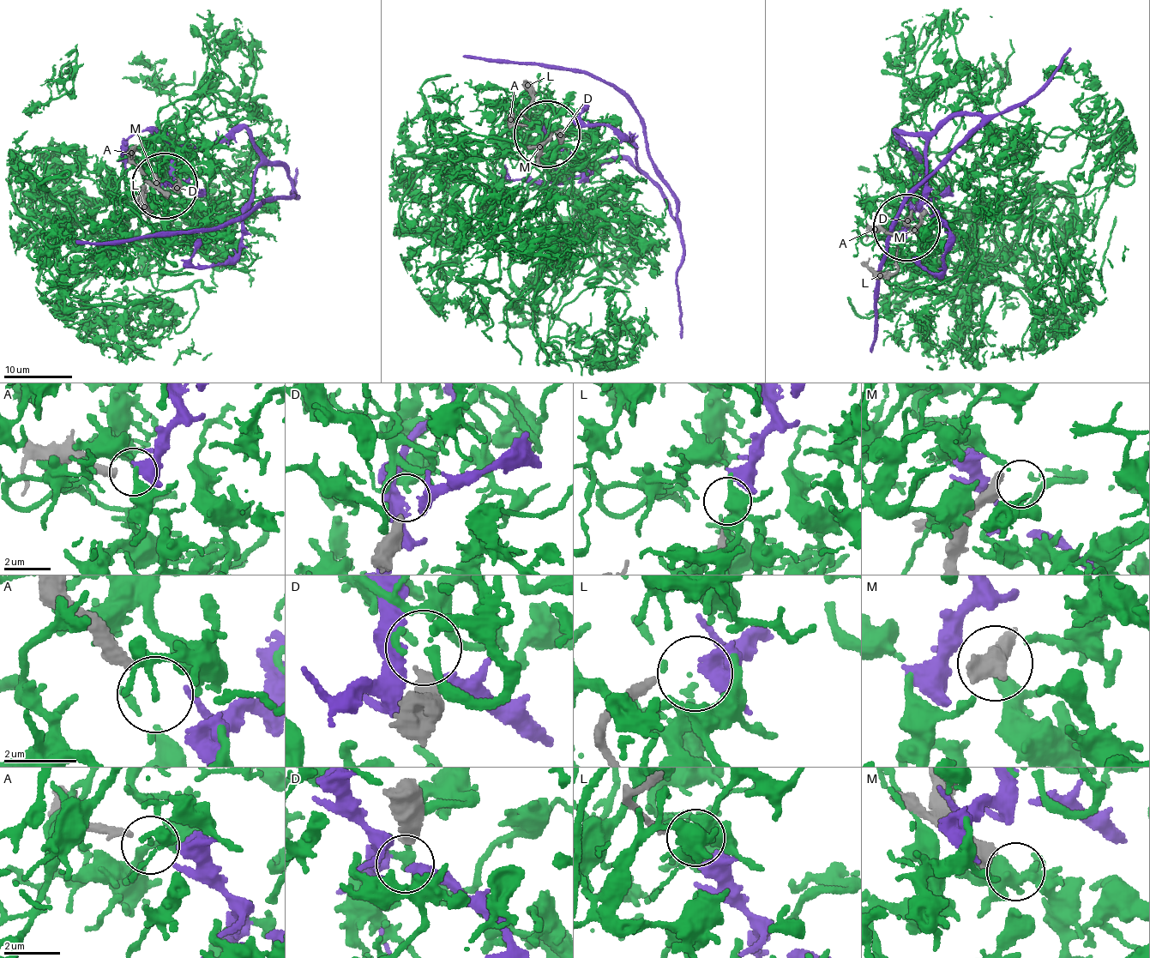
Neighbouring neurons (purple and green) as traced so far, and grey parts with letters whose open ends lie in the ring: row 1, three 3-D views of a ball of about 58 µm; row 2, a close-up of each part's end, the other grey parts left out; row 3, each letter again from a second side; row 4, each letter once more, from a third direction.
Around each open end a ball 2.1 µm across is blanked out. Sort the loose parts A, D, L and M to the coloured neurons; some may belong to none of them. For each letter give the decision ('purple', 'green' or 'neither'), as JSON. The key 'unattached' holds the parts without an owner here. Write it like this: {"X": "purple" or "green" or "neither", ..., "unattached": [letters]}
{"A": "neither", "D": "neither", "L": "purple", "M": "neither", "unattached": ["A", "D", "M"]}

